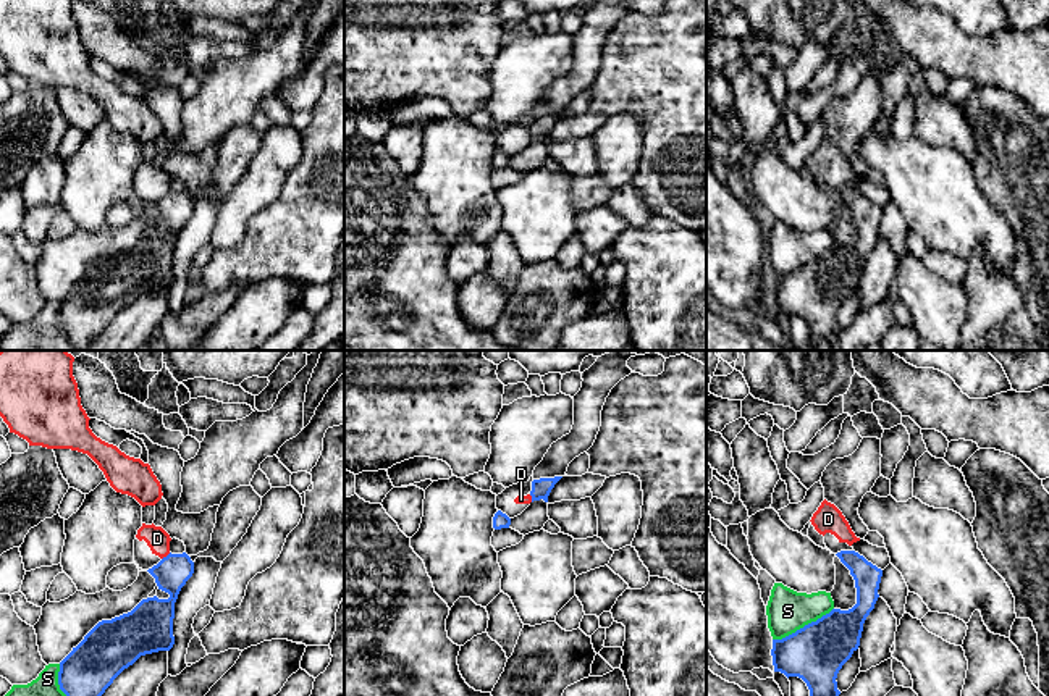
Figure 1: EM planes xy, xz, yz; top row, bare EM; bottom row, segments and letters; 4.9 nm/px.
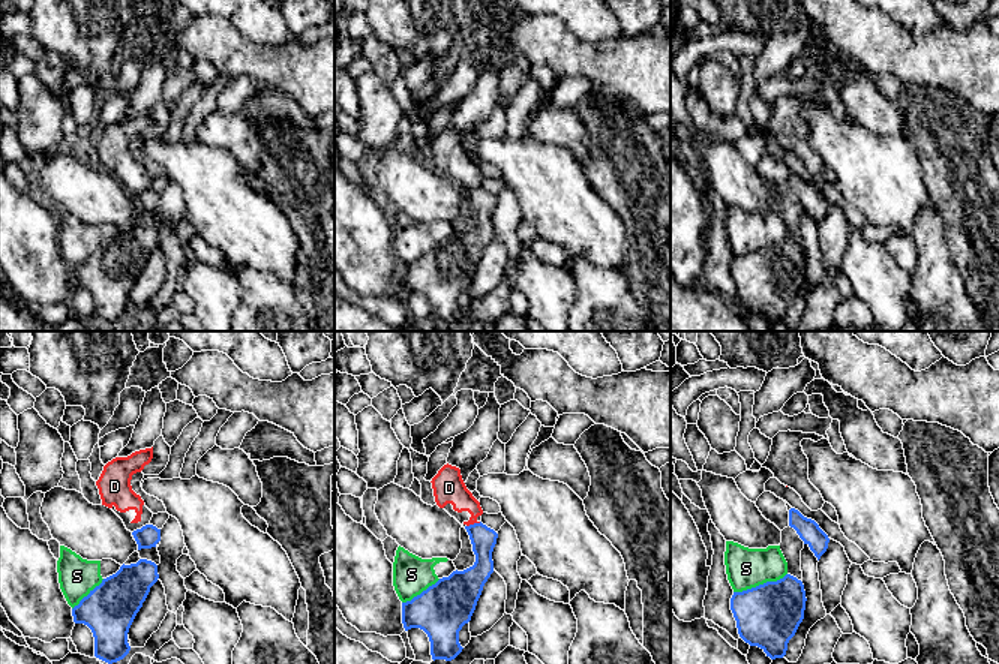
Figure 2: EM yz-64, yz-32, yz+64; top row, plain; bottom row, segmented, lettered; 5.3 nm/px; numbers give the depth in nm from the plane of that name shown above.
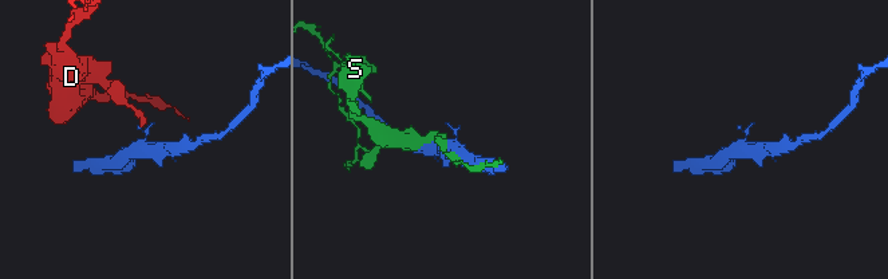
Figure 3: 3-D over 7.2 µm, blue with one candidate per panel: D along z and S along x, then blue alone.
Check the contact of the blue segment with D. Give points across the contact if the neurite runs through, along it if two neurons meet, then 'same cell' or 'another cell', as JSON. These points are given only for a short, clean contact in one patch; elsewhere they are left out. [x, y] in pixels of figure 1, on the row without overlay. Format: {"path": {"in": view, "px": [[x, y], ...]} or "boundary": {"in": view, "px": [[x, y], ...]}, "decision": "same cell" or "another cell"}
{"boundary": {"in": "xy", "px": [[170, 191], [162, 197]]}, "decision": "another cell"}

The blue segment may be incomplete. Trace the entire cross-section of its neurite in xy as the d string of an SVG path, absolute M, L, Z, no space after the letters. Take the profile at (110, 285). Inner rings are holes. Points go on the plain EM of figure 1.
M170 191L147 210L170 236L142 237L131 250L99 260L60 300L58 323L76 350L92 344L141 294L173 286L175 241L194 200L186 191Z

